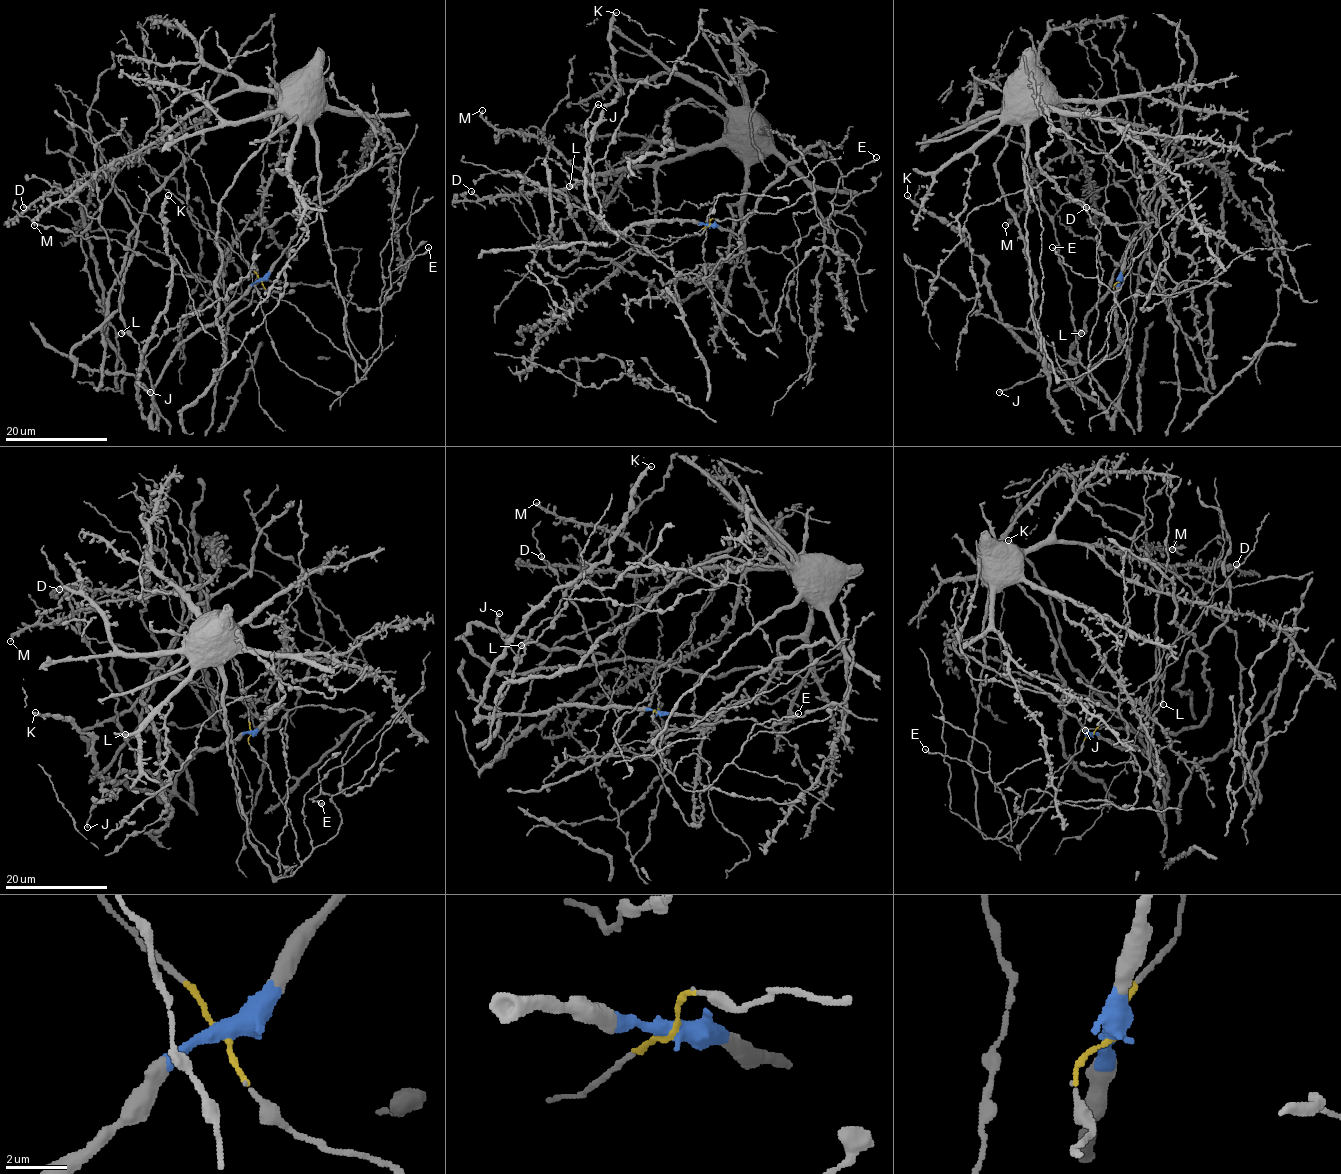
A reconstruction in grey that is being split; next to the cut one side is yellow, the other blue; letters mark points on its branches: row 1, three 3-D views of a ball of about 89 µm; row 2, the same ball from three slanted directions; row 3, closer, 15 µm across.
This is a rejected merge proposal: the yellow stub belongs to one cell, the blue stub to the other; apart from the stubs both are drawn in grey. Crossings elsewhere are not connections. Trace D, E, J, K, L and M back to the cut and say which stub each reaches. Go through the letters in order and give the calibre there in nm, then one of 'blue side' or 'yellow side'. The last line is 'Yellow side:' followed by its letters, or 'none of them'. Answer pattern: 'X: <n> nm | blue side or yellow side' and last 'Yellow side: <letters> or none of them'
D: 280 nm | yellow side
E: 180 nm | yellow side
J: 220 nm | blue side
K: 320 nm | blue side
L: 600 nm | blue side
M: 220 nm | yellow side
Yellow side: D, E, M

